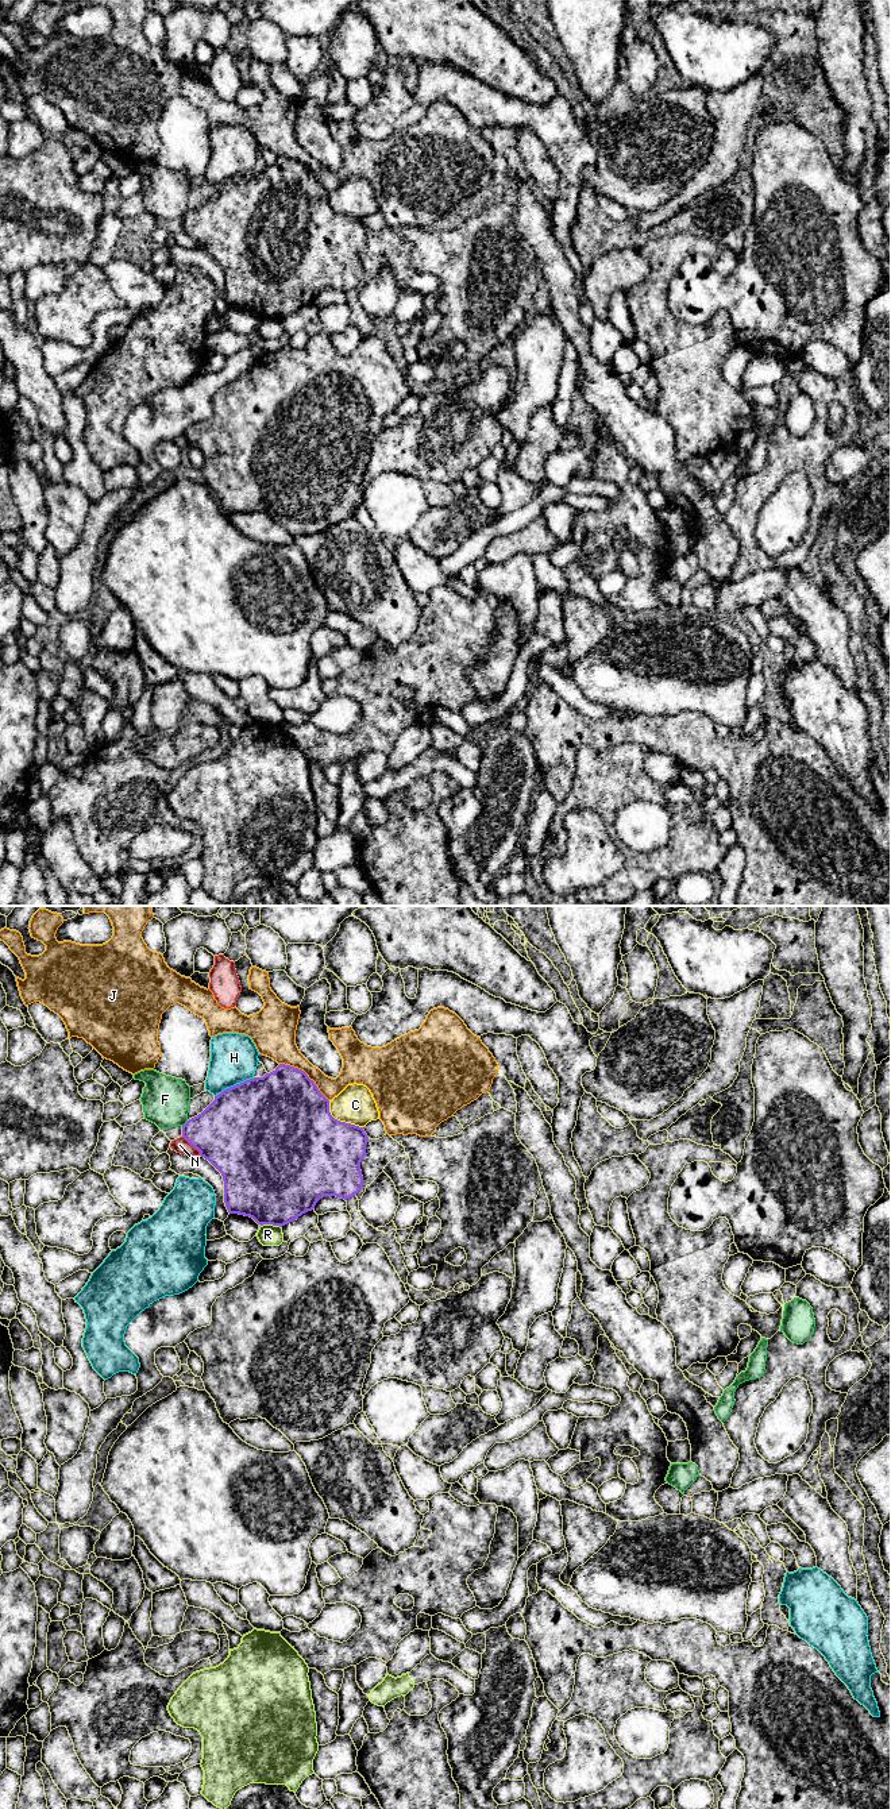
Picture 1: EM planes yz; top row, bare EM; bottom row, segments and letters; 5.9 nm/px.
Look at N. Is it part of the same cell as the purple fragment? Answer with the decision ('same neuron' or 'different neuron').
different neuron

